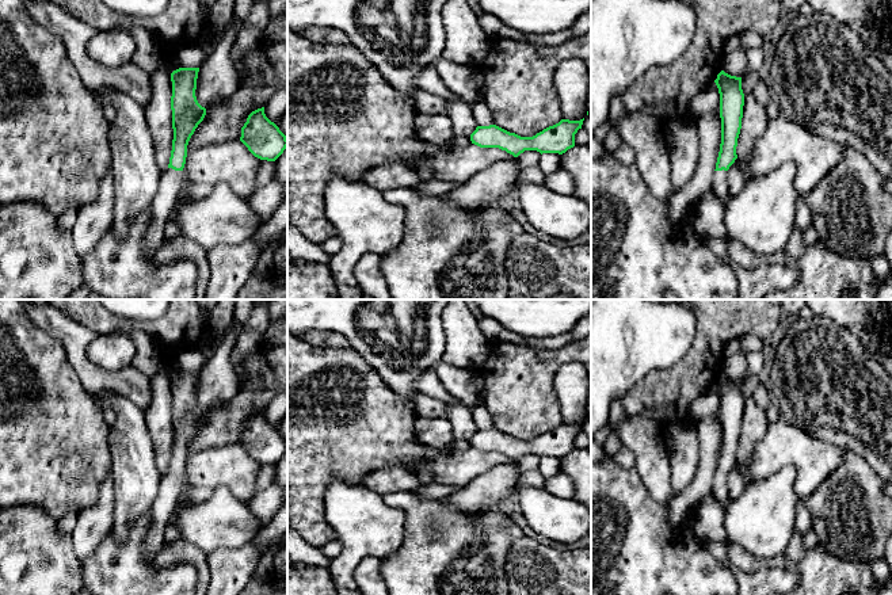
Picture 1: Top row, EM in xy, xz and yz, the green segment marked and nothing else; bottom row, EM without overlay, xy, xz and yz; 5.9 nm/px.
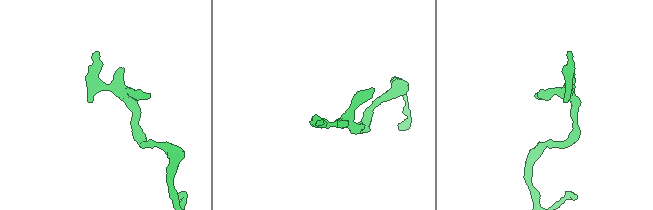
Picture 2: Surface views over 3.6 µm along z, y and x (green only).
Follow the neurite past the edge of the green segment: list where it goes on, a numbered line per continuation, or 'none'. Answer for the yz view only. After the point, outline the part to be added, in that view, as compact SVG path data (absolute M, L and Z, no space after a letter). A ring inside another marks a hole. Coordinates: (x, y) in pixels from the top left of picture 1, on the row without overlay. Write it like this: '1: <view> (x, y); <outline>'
1: yz (719, 489); M714 474L710 492L716 497L716 500L720 503L721 508L725 511L725 508L732 501L728 495L728 474Z

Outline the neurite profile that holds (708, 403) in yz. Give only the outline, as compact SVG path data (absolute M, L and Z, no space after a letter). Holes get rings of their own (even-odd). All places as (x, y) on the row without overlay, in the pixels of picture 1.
M710 386L698 396L690 405L691 423L697 426L704 417L720 409L720 397L716 386Z

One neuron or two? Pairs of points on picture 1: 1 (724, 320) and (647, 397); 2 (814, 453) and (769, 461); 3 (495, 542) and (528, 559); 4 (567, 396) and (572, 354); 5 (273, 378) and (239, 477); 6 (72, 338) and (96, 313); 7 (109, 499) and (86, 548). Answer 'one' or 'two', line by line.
1: one
2: one
3: two
4: two
5: two
6: two
7: one

